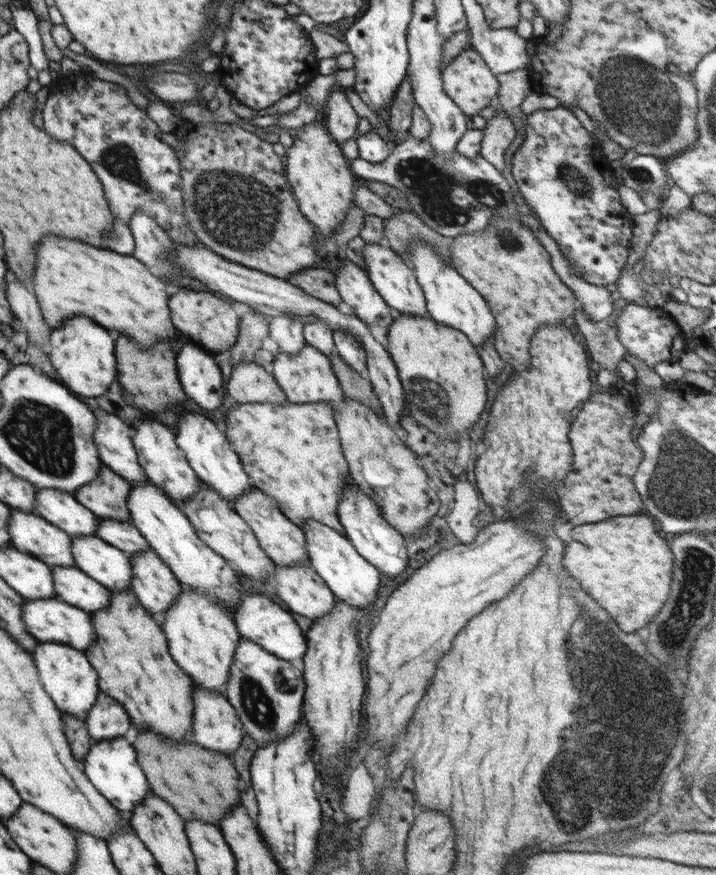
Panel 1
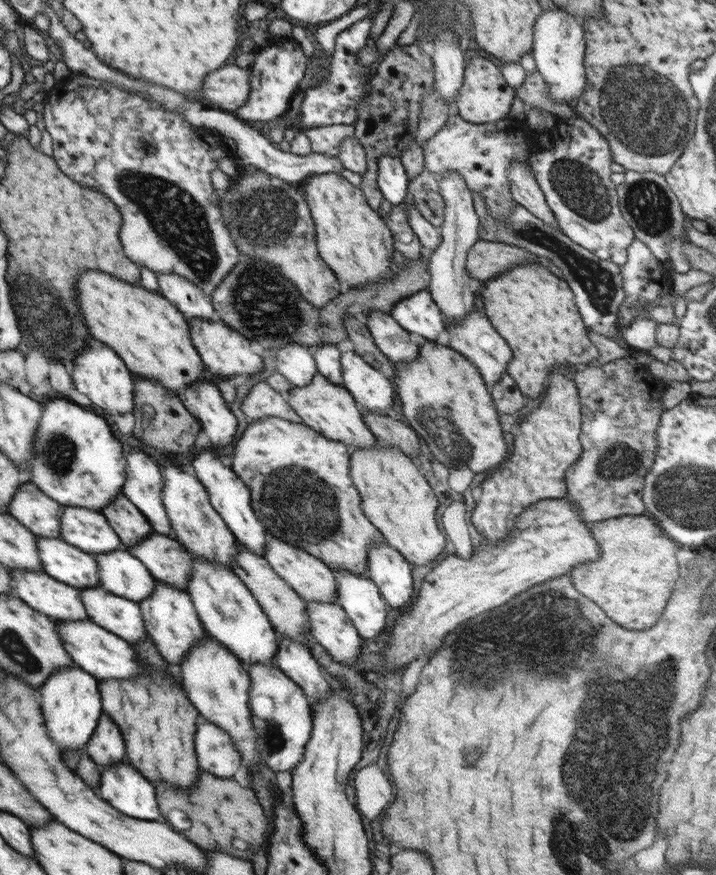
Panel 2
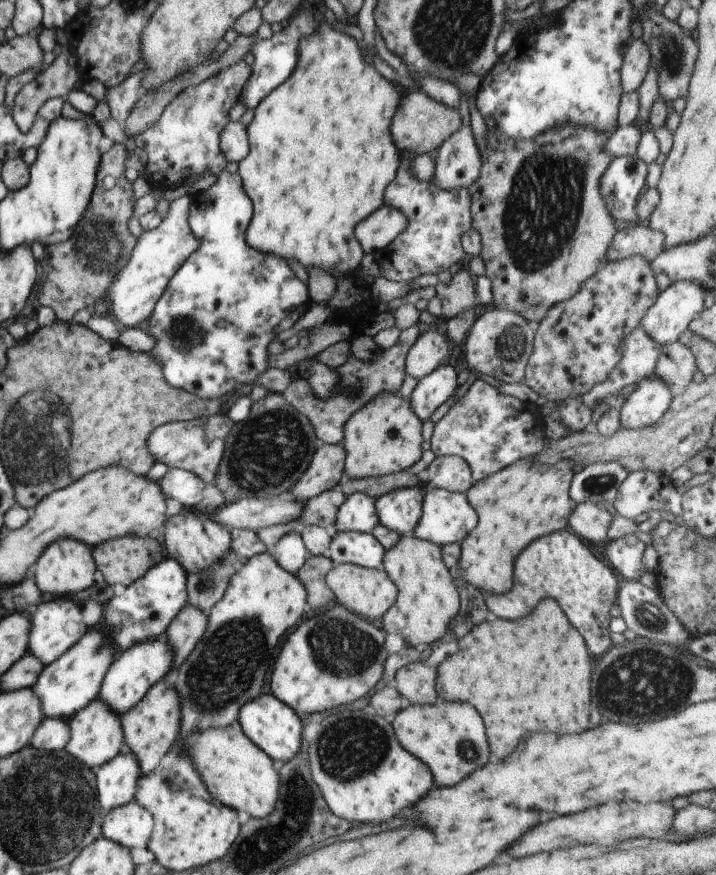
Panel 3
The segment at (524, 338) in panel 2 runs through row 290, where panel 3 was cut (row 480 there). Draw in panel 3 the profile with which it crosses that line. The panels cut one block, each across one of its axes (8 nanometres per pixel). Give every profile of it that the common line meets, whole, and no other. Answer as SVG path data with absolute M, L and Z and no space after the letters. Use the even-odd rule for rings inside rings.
M524 457L516 460L483 478L467 490L469 503L477 510L479 521L476 528L468 534L461 544L461 557L459 564L466 570L466 584L484 588L488 592L508 592L512 588L514 578L514 560L534 539L547 534L568 528L569 516L578 506L577 502L569 495L569 488L575 473L572 471L574 462L562 459L553 465L543 465L533 460L534 457Z

